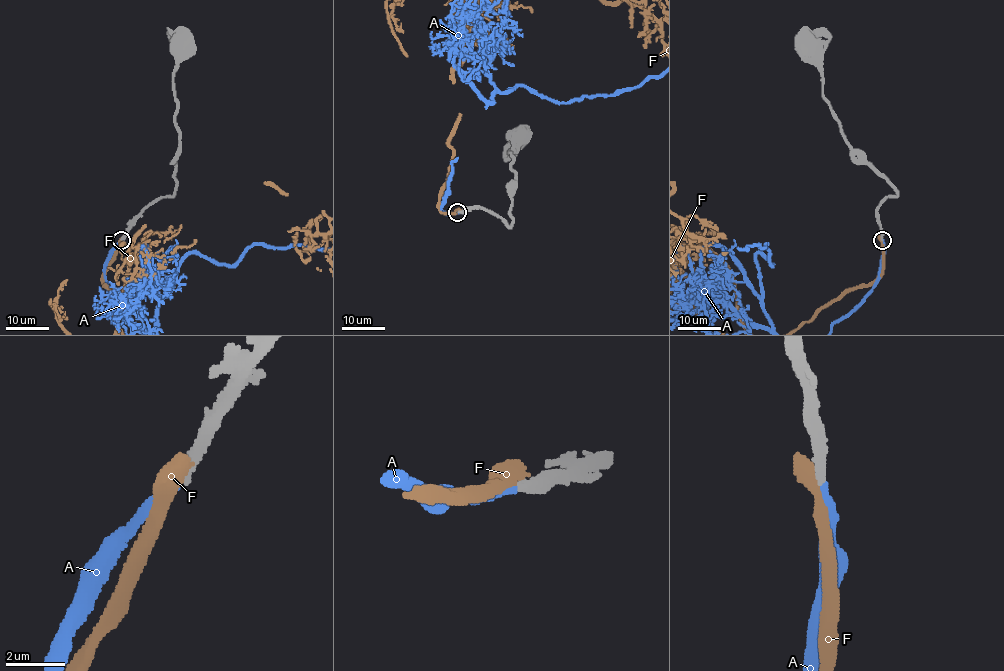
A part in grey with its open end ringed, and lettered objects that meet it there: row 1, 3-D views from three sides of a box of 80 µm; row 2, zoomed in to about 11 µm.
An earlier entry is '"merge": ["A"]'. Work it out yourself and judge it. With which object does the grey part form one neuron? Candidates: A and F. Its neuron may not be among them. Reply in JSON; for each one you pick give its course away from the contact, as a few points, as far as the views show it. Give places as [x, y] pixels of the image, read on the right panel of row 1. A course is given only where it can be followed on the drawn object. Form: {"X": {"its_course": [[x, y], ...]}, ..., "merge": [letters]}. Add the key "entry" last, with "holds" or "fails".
{"merge": ["A"], "entry": "holds"}

